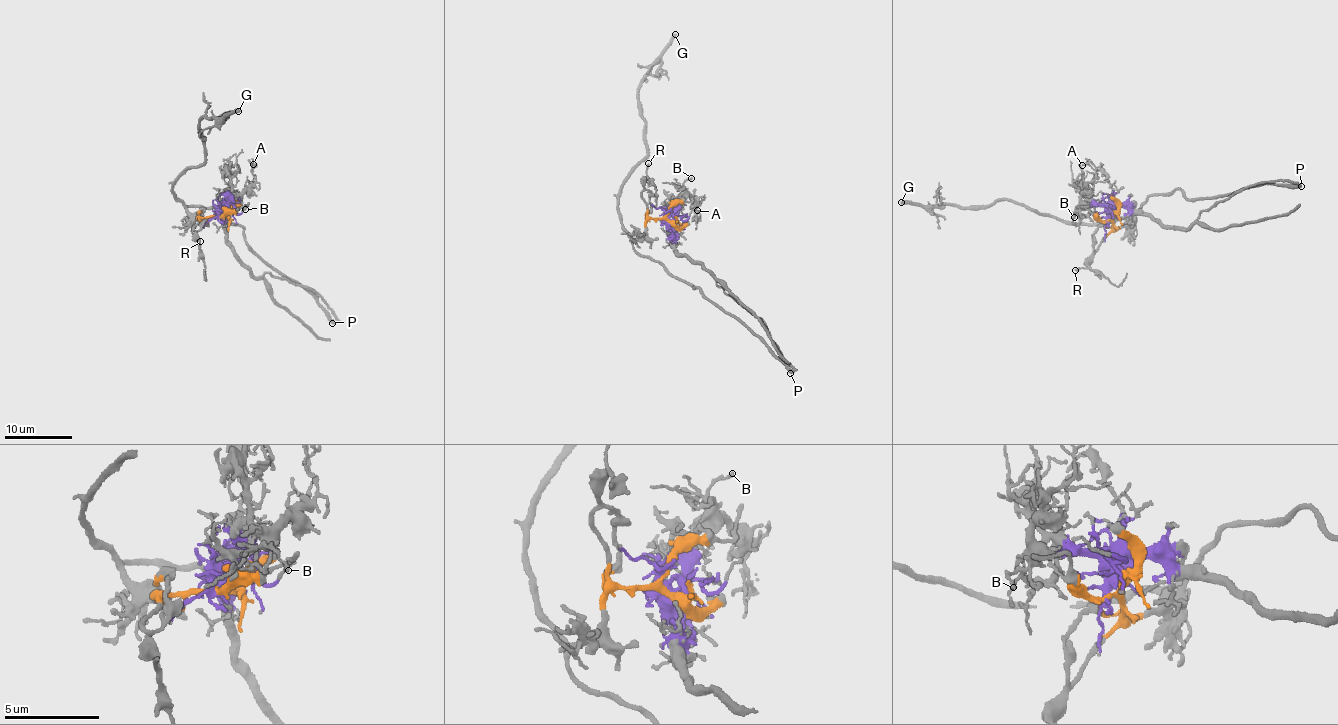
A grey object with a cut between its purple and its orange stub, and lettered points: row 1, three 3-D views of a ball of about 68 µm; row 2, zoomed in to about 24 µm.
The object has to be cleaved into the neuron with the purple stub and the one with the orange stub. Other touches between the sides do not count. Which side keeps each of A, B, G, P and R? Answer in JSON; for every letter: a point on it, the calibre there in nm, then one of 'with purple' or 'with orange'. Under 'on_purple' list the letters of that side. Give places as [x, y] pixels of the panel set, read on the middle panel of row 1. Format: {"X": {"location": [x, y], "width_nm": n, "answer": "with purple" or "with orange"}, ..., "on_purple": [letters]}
{"A": {"location": [697, 210], "width_nm": 130, "answer": "with purple"}, "B": {"location": [691, 178], "width_nm": 140, "answer": "with purple"}, "G": {"location": [675, 34], "width_nm": 380, "answer": "with orange"}, "P": {"location": [790, 373], "width_nm": 440, "answer": "with orange"}, "R": {"location": [648, 163], "width_nm": 170, "answer": "with orange"}, "on_purple": ["A", "B"]}

